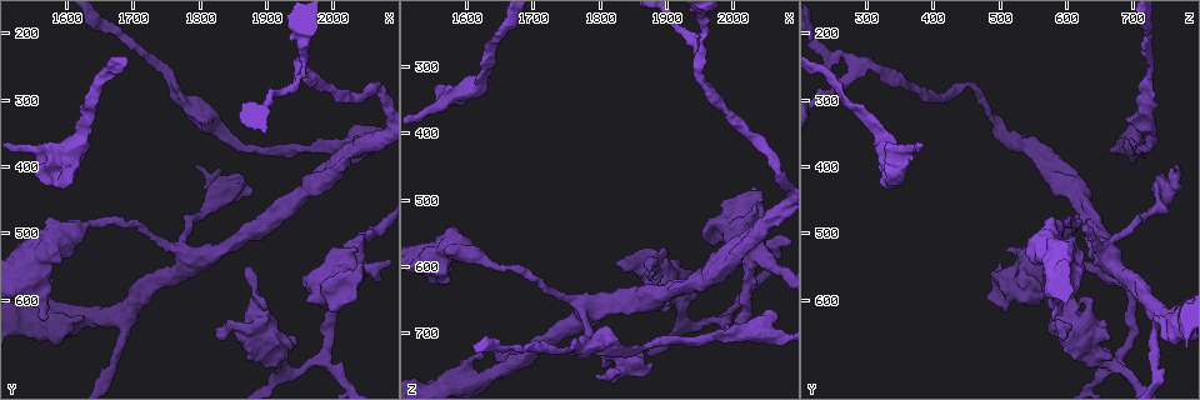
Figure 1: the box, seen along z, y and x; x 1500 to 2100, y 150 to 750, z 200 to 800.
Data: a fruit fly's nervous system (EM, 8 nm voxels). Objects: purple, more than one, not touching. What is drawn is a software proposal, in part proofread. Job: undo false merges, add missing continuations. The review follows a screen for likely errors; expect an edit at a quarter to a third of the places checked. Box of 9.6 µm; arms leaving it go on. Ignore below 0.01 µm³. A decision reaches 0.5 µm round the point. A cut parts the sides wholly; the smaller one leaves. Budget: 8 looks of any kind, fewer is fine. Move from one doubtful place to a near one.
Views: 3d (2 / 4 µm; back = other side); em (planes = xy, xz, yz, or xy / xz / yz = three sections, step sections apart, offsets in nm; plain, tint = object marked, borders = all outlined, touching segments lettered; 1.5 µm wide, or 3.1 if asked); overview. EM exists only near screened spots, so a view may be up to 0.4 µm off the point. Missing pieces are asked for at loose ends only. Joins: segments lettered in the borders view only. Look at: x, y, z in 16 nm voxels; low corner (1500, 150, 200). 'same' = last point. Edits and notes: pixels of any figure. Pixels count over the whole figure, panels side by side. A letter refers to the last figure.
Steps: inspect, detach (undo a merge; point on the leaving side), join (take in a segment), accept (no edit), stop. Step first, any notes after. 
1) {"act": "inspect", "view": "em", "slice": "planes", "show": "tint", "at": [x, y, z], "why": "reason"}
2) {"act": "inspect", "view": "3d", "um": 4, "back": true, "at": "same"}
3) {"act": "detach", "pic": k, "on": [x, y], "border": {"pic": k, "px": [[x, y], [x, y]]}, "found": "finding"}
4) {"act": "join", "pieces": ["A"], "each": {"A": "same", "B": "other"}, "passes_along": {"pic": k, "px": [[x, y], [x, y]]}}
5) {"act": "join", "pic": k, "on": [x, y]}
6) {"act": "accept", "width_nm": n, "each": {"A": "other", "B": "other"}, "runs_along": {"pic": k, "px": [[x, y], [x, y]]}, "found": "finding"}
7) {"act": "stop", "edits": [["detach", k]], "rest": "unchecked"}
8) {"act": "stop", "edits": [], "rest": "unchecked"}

{"act": "inspect", "view": "3d", "um": 4, "at": [1880, 595, 630], "why": "free end"}

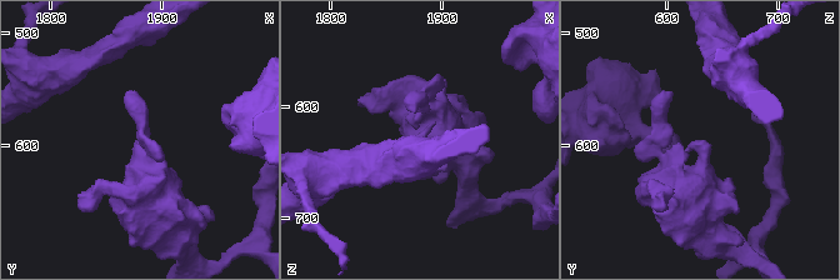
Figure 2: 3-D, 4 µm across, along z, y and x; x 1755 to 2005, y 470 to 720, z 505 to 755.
{"act": "inspect", "view": "em", "slice": "planes", "show": "borders", "at": [1878, 598, 628], "why": "now the EM"}

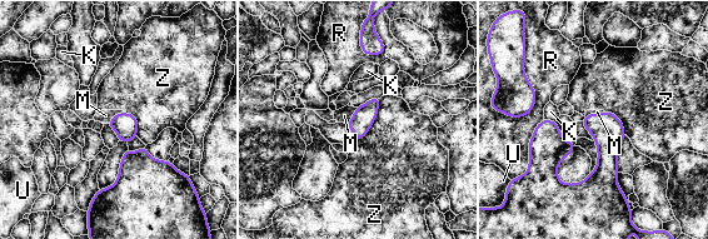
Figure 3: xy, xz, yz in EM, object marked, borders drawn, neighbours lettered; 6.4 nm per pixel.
{"act": "accept", "each": {"K": "other", "M": "other", "R": "other", "U": "other", "Z": "other"}, "border": {"pic": 3, "px": [[125, 111], [115, 114], [106, 123]]}, "found": "none of them fits"}

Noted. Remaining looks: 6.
{"act": "inspect", "view": "em", "slice": "planes", "show": "borders", "at": [1570, 625, 580], "why": "free end"}

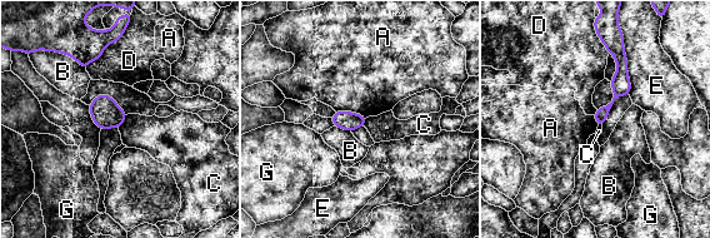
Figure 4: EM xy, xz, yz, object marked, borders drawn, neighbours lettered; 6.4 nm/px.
{"act": "accept", "each": {"A": "other", "B": "other", "C": "other", "D": "other", "E": "other", "G": "other"}, "border": {"pic": 4, "px": [[125, 29], [90, 62], [86, 69]]}, "found": "no lettered segment goes on from it"}

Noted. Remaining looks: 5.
{"act": "inspect", "view": "em", "slice": "planes", "show": "tint", "at": [1595, 375, 340], "why": "four or more arms meet"}

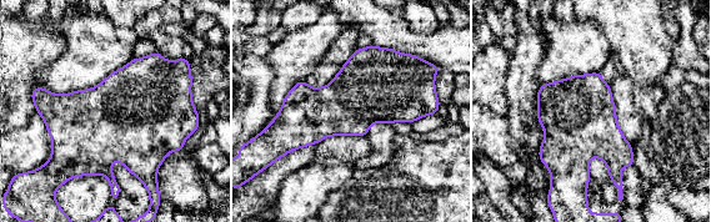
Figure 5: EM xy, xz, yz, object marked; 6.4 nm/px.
{"act": "inspect", "view": "em", "slice": "planes", "show": "borders", "at": "same"}

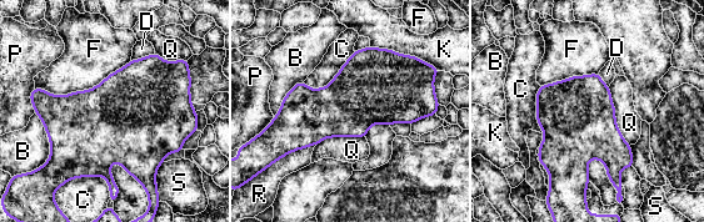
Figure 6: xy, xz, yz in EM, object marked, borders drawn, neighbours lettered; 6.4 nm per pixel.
{"act": "accept", "each": {"B": "other", "C": "other", "D": "other", "F": "other", "K": "other", "P": "other", "Q": "other", "R": "other", "S": "other"}, "border": {"pic": 6, "px": [[608, 87], [615, 125], [629, 145]]}, "found": "continuous, no second neuron"}

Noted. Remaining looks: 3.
{"act": "stop", "edits": [], "rest": "unchecked"}

